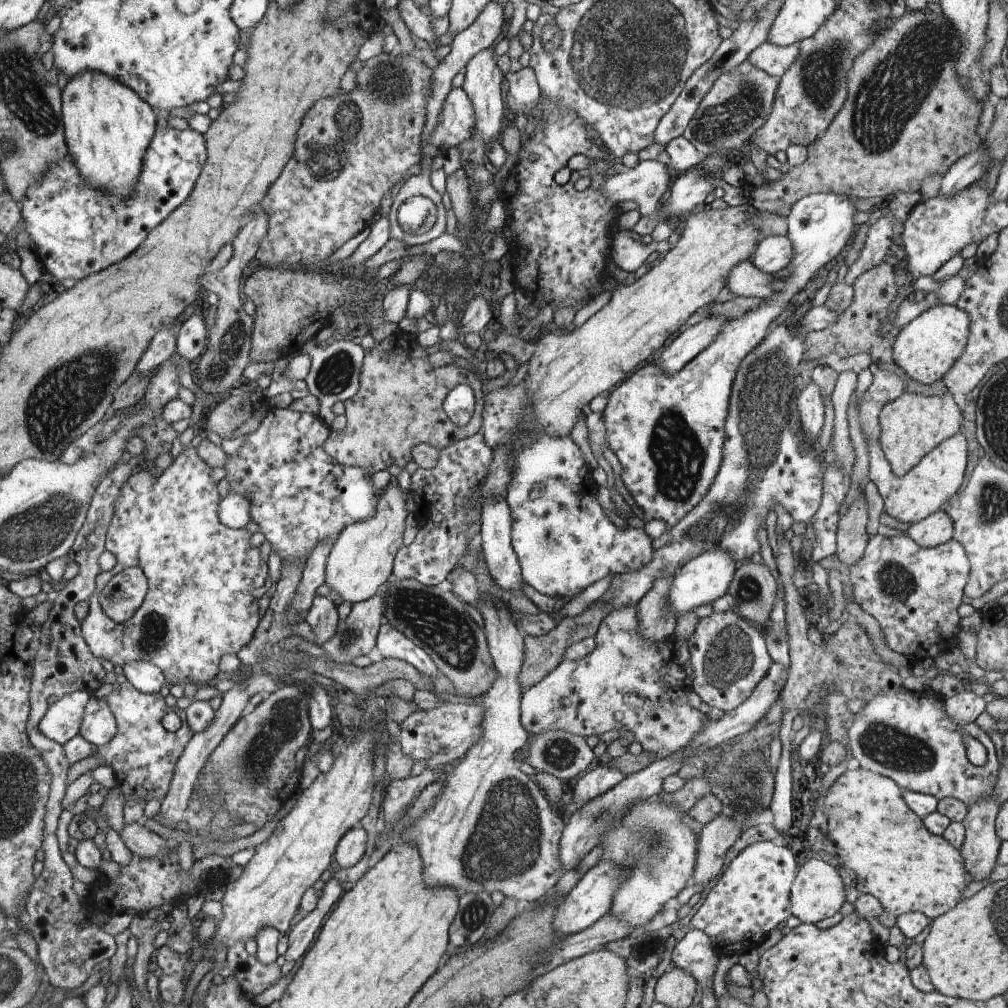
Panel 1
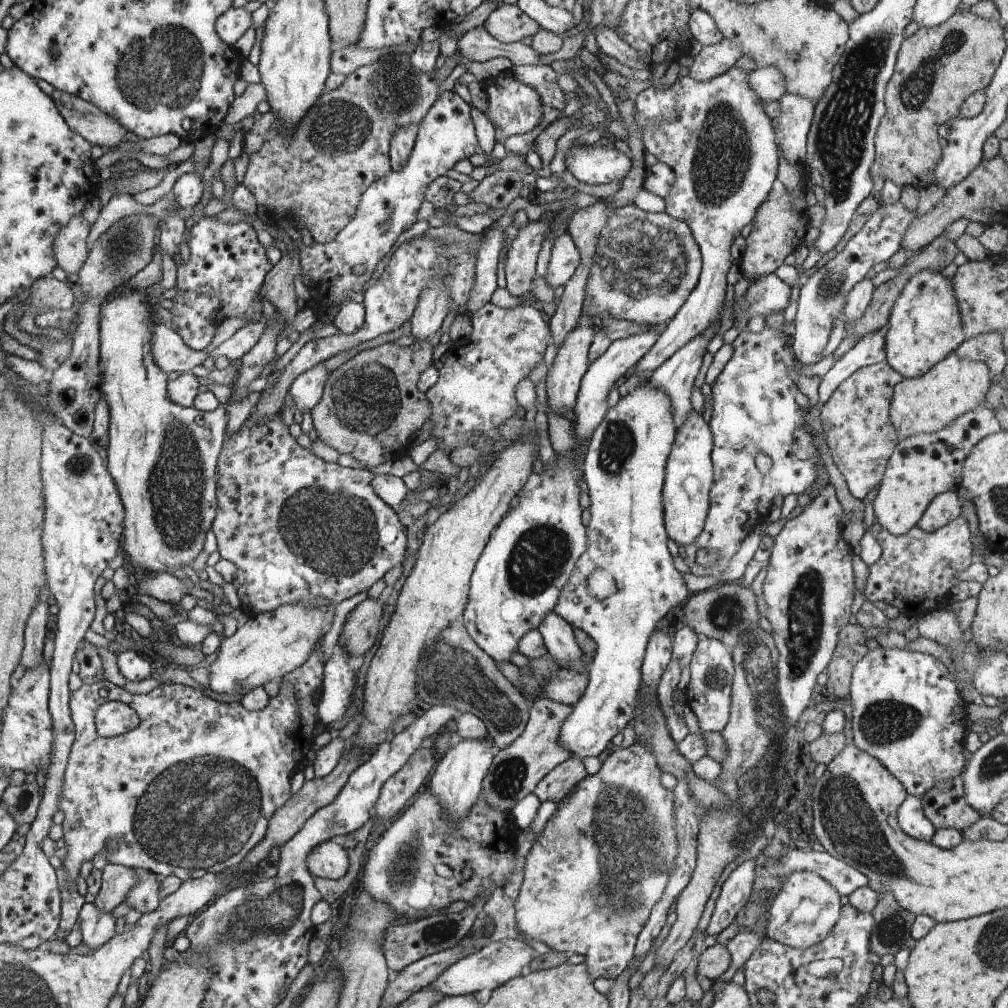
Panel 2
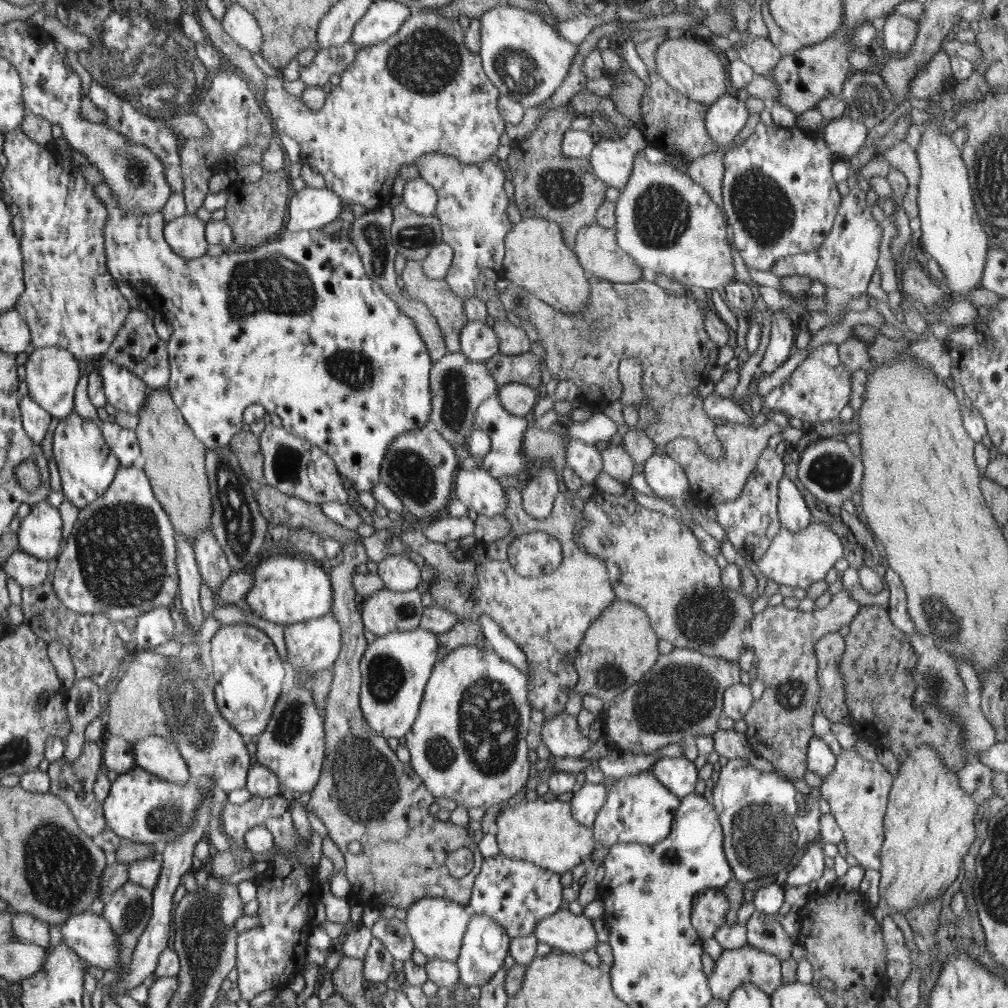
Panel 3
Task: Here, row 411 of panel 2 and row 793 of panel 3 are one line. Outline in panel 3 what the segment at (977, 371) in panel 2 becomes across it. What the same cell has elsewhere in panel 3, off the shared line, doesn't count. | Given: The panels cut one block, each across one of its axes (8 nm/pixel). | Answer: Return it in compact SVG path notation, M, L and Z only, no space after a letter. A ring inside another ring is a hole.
M922 744L915 750L909 753L909 756L900 765L898 776L893 778L893 784L889 793L889 800L887 802L887 812L883 819L884 830L884 842L882 844L880 852L880 872L881 872L881 884L880 893L881 898L879 901L879 908L886 907L889 915L892 916L895 912L900 912L906 916L906 911L918 903L924 903L928 899L935 898L935 896L942 896L943 893L957 880L960 874L960 866L963 862L964 855L968 852L970 844L974 838L976 838L976 826L974 825L974 819L978 813L978 807L974 797L961 788L957 774L955 774L956 768L947 767L943 762L943 759L933 750L932 746L928 744Z

